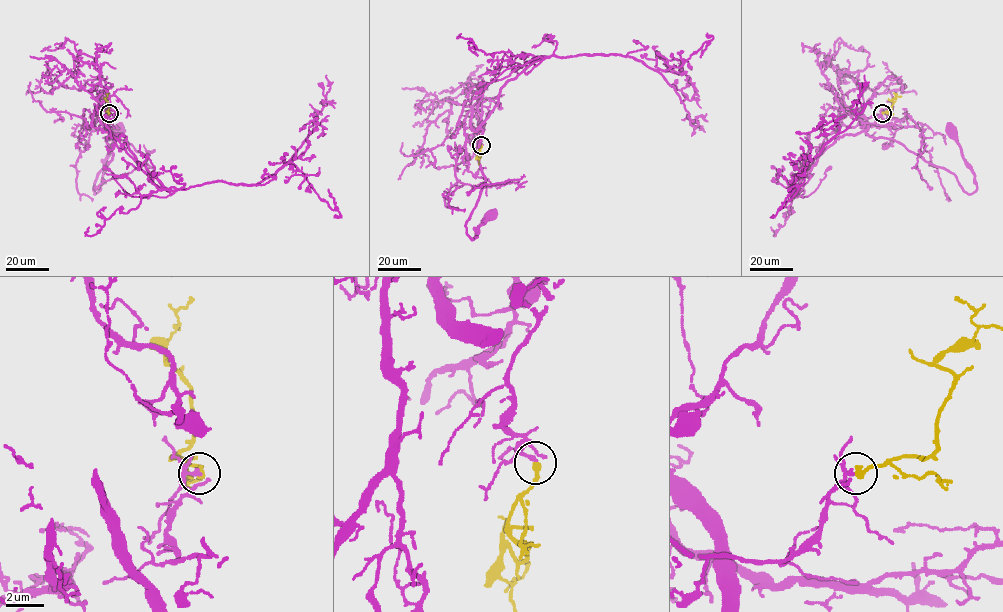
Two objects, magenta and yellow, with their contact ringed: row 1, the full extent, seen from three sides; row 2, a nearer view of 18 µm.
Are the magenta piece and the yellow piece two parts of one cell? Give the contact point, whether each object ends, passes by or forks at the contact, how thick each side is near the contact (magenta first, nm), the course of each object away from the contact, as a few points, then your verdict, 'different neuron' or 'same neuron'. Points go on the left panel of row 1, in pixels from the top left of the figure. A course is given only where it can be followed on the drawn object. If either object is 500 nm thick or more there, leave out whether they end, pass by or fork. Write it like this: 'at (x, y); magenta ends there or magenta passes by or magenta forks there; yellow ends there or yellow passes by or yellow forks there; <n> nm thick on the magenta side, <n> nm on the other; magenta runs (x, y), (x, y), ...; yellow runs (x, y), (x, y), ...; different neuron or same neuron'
at (109, 113); magenta passes by; yellow ends there; 140 nm thick on the magenta side, 320 nm on the other; magenta runs (109, 113), (110, 122), (116, 114), (110, 108), (98, 116), (112, 158), (99, 173), (94, 194), (118, 131); yellow runs (109, 113), (106, 111), (109, 107), (105, 98), (109, 93); same neuron

